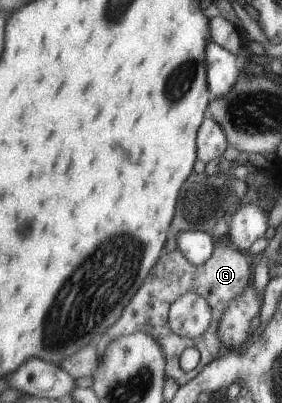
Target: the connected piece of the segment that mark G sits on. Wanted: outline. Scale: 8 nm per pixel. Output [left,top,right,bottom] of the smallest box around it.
[96,244,254,386]

